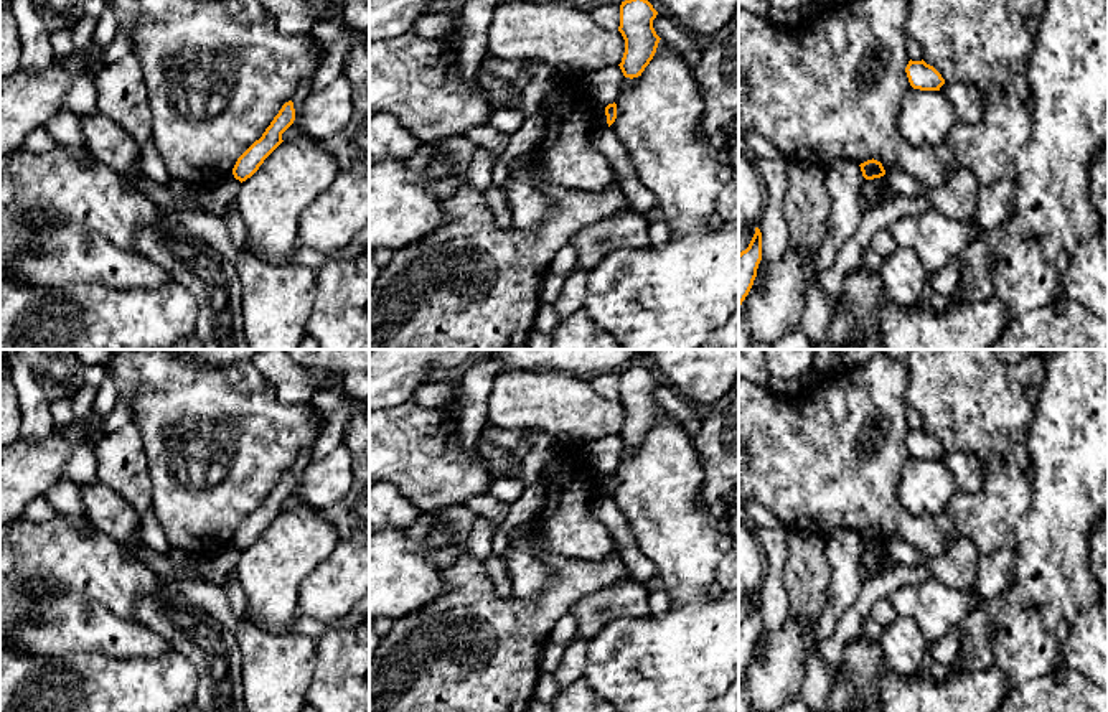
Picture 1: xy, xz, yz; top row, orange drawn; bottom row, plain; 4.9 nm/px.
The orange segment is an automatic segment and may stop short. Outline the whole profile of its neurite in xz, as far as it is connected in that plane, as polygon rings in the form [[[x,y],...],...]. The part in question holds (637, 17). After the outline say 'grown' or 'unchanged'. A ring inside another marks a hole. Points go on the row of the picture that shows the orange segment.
[[[625,0],[620,5],[618,31],[625,40],[625,53],[618,64],[625,77],[638,77],[653,59],[660,36],[653,28],[658,12],[648,0]]]; unchanged

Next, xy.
[[[289,101],[282,105],[262,137],[256,140],[236,162],[232,175],[241,183],[251,178],[264,160],[284,142],[282,134],[293,124],[295,109]]]; unchanged

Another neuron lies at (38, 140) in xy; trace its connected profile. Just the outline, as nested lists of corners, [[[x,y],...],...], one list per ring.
[[[38,127],[33,132],[30,132],[21,145],[21,148],[30,153],[43,153],[56,150],[58,147],[58,142],[49,135],[49,132],[45,127]]]

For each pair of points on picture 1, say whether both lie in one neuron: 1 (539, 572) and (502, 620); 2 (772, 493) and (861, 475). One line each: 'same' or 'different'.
1: different
2: same

